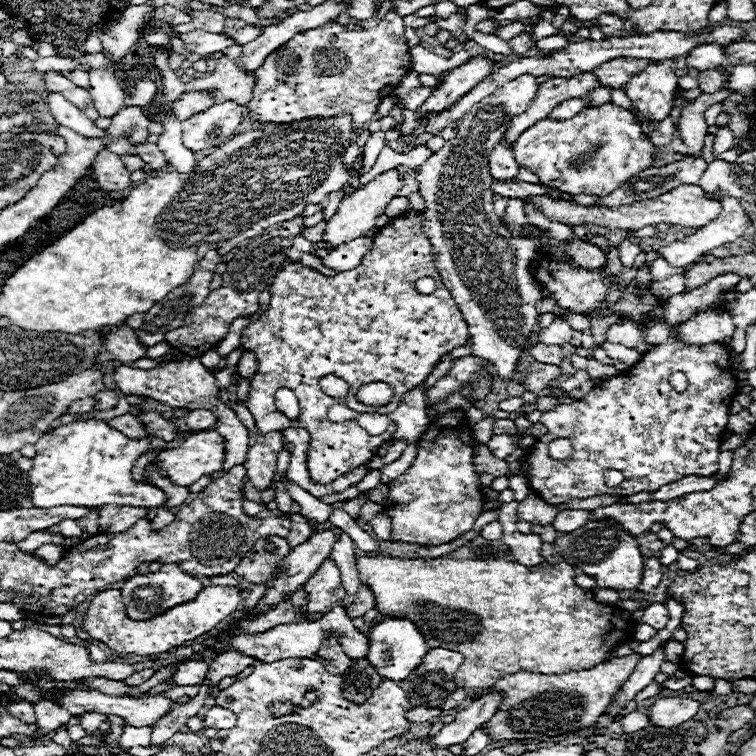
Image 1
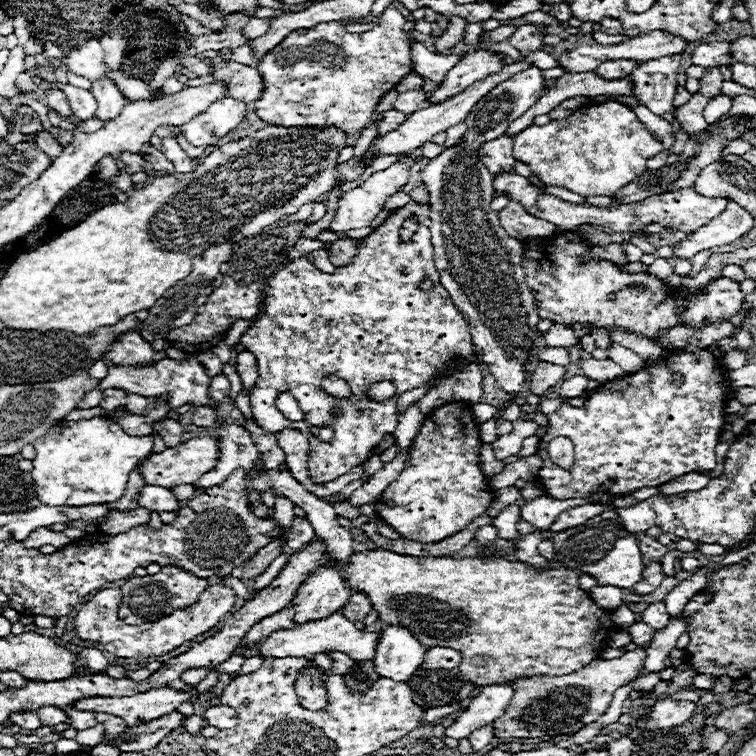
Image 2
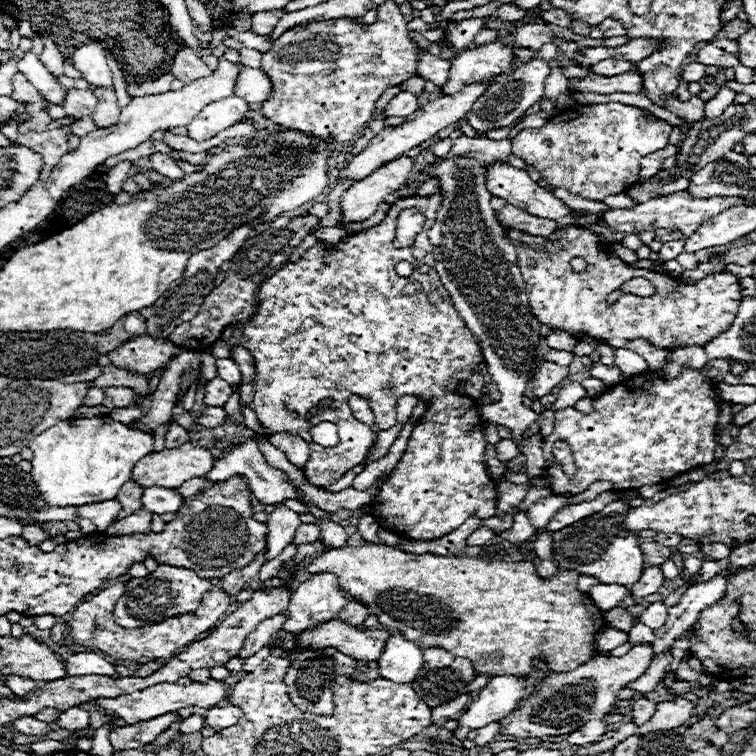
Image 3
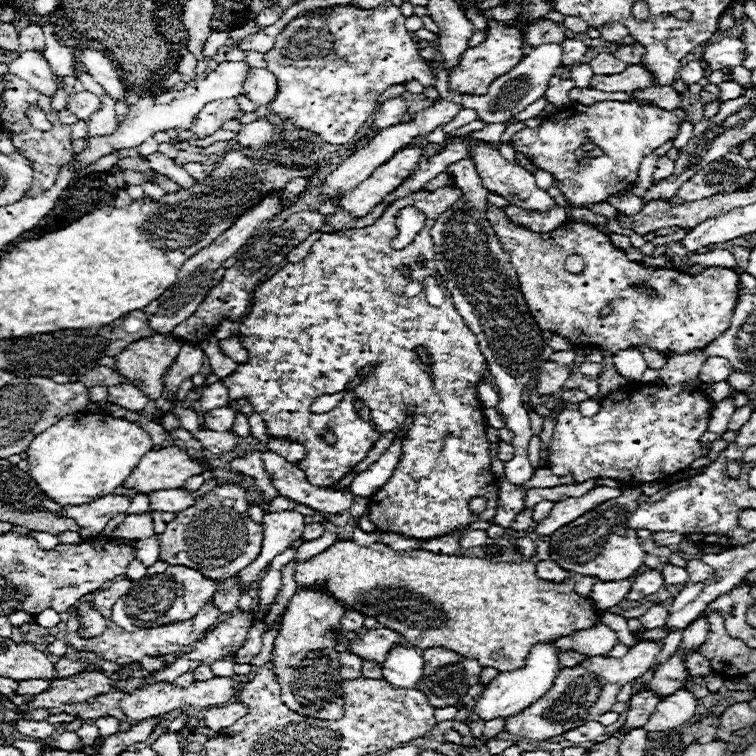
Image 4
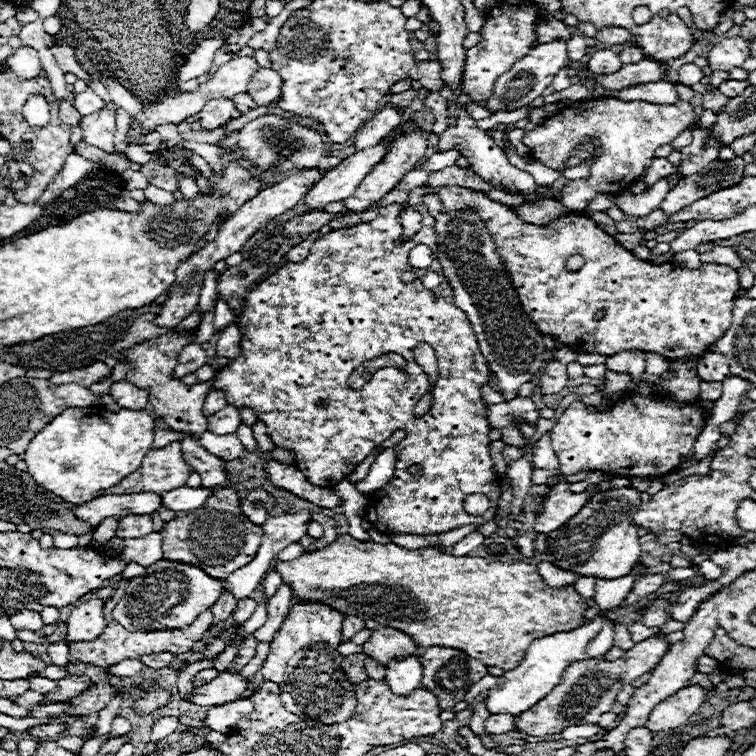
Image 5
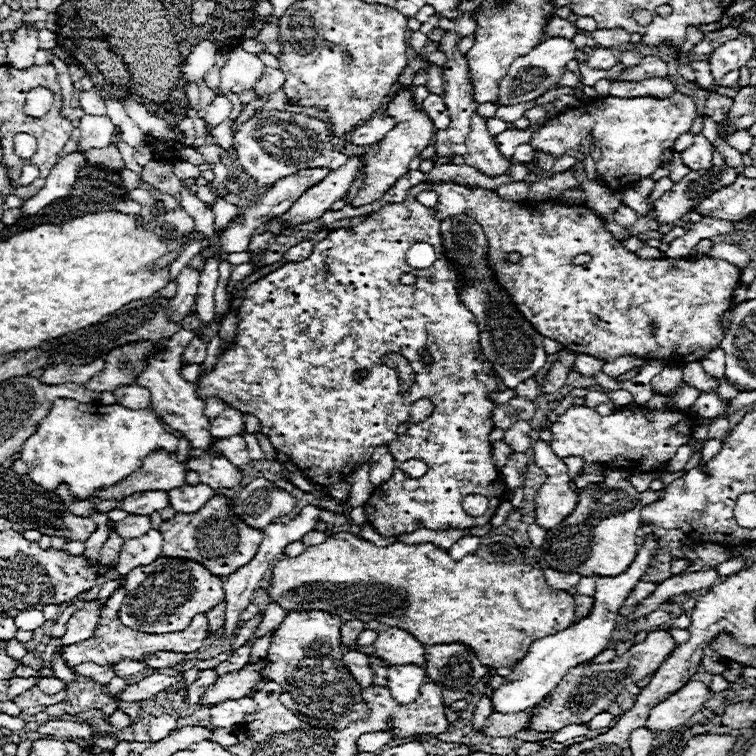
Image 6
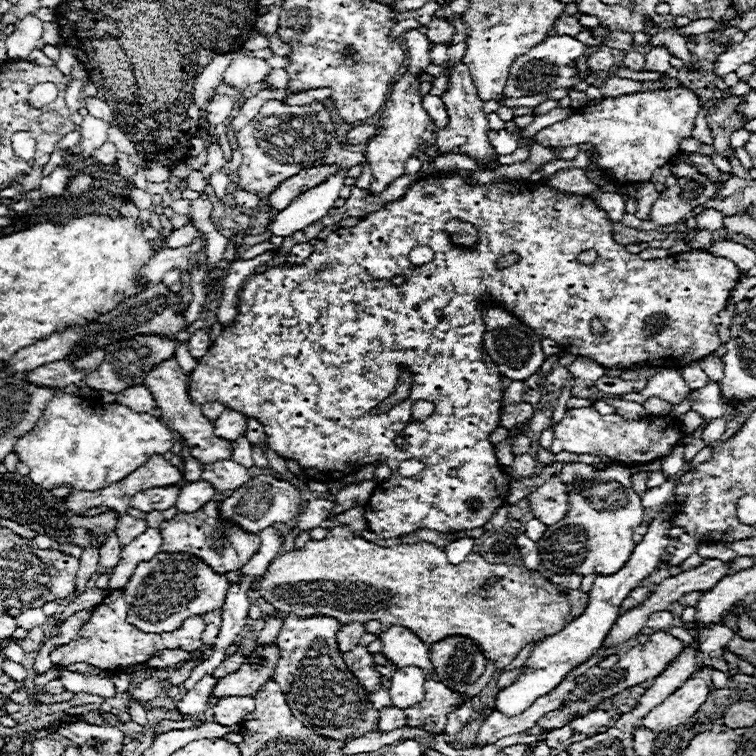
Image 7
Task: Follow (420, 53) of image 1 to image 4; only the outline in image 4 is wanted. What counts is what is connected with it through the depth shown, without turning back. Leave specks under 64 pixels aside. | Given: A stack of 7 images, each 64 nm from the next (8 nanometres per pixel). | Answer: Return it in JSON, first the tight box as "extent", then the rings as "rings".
{"extent":[434,42,562,124],"rings":[[[558,42],[554,44],[542,44],[538,48],[532,48],[532,52],[528,56],[524,56],[510,72],[498,76],[488,94],[484,96],[466,96],[466,94],[458,94],[454,90],[450,90],[448,86],[448,78],[446,78],[446,72],[444,72],[444,64],[442,62],[434,62],[436,64],[436,72],[438,72],[438,84],[436,84],[436,90],[438,94],[444,98],[444,100],[456,100],[460,104],[464,104],[464,108],[474,108],[478,112],[478,118],[492,124],[492,122],[504,122],[508,120],[510,116],[516,116],[518,112],[522,112],[526,106],[530,106],[532,102],[536,102],[538,98],[544,96],[548,84],[550,84],[550,78],[554,76],[554,72],[558,68],[562,68],[562,46]]]}

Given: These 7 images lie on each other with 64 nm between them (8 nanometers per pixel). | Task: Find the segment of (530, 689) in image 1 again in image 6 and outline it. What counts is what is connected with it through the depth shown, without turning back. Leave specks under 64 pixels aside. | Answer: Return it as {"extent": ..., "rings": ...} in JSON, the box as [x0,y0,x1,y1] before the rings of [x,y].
{"extent":[530,630,678,732],"rings":[[[656,630],[650,632],[648,638],[640,644],[634,644],[628,652],[624,652],[618,660],[608,662],[608,664],[578,664],[574,666],[562,680],[562,684],[558,684],[558,688],[554,688],[554,692],[550,692],[550,696],[546,698],[546,704],[540,706],[530,722],[532,730],[538,732],[556,732],[568,724],[580,724],[580,722],[588,722],[592,720],[596,714],[608,710],[608,706],[614,702],[614,698],[628,686],[634,684],[646,676],[652,676],[660,664],[674,652],[678,644],[672,640],[672,636],[664,630]]]}

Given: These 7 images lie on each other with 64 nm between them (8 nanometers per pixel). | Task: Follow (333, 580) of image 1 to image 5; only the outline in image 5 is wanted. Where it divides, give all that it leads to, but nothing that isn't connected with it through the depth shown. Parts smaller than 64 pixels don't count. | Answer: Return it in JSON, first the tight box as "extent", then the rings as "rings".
{"extent":[260,604,356,724],"rings":[[[294,604],[270,642],[270,654],[260,670],[266,680],[272,680],[282,690],[284,706],[296,716],[312,718],[322,724],[340,724],[354,716],[356,694],[352,682],[342,672],[342,654],[336,650],[342,642],[340,626],[344,616],[322,604]]]}

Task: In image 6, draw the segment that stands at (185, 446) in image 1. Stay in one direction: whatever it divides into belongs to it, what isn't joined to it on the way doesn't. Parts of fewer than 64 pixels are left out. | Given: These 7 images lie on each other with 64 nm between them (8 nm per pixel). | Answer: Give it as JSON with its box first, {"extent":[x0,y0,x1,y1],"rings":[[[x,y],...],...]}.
{"extent":[88,452,186,504],"rings":[[[156,452],[146,456],[142,468],[126,476],[126,480],[120,480],[118,484],[114,484],[114,488],[98,490],[94,496],[90,496],[88,502],[98,504],[102,500],[122,500],[136,492],[150,490],[170,491],[178,486],[184,486],[184,476],[186,466],[180,464],[174,454]]]}

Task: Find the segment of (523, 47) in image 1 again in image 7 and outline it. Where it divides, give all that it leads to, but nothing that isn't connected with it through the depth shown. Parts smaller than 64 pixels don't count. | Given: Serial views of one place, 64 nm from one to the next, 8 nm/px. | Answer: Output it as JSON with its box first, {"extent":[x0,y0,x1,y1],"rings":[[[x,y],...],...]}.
{"extent":[554,16,582,36],"rings":[[[560,16],[554,24],[554,32],[556,34],[568,34],[568,36],[576,36],[578,32],[582,32],[582,26],[578,22],[578,18],[574,16]]]}

